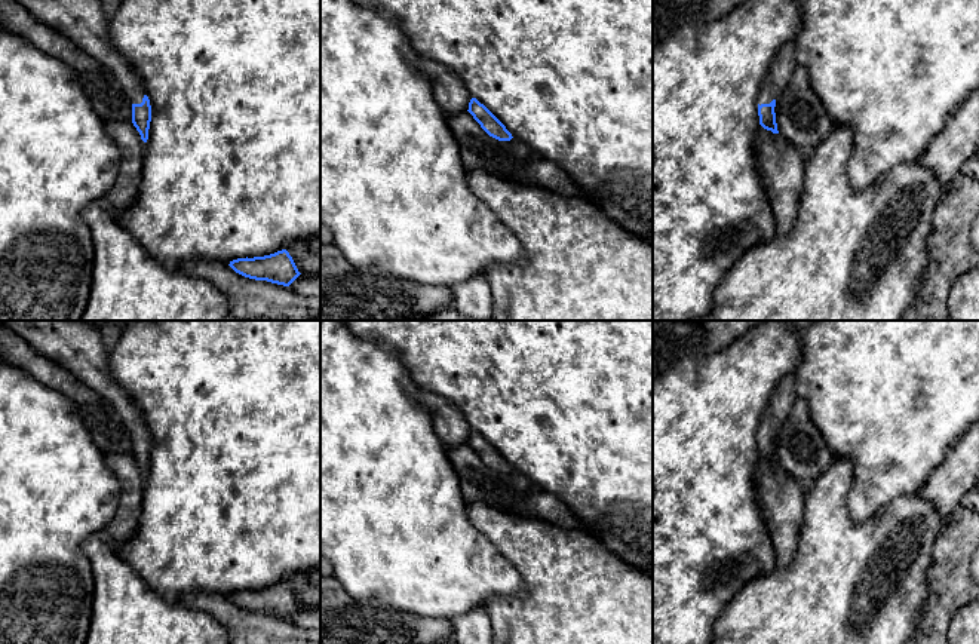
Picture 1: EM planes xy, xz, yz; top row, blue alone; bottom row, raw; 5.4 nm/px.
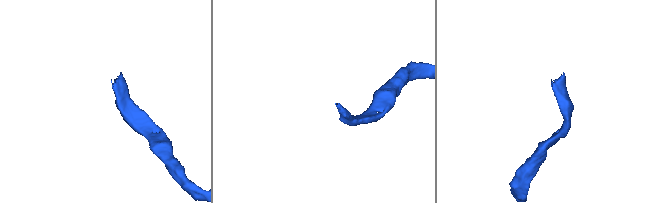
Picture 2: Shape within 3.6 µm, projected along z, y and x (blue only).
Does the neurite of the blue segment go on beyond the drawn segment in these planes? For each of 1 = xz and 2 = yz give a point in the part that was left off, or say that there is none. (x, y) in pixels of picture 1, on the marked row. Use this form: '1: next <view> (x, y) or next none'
1: next none
2: next yz (783, 64)

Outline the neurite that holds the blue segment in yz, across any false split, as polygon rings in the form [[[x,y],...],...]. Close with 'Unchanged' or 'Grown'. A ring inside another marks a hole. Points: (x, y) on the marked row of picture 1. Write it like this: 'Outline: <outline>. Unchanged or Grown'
Outline: [[[791,40],[776,53],[758,95],[759,125],[773,134],[779,134],[774,113],[776,99],[786,89],[795,67],[795,40]]]. Grown

